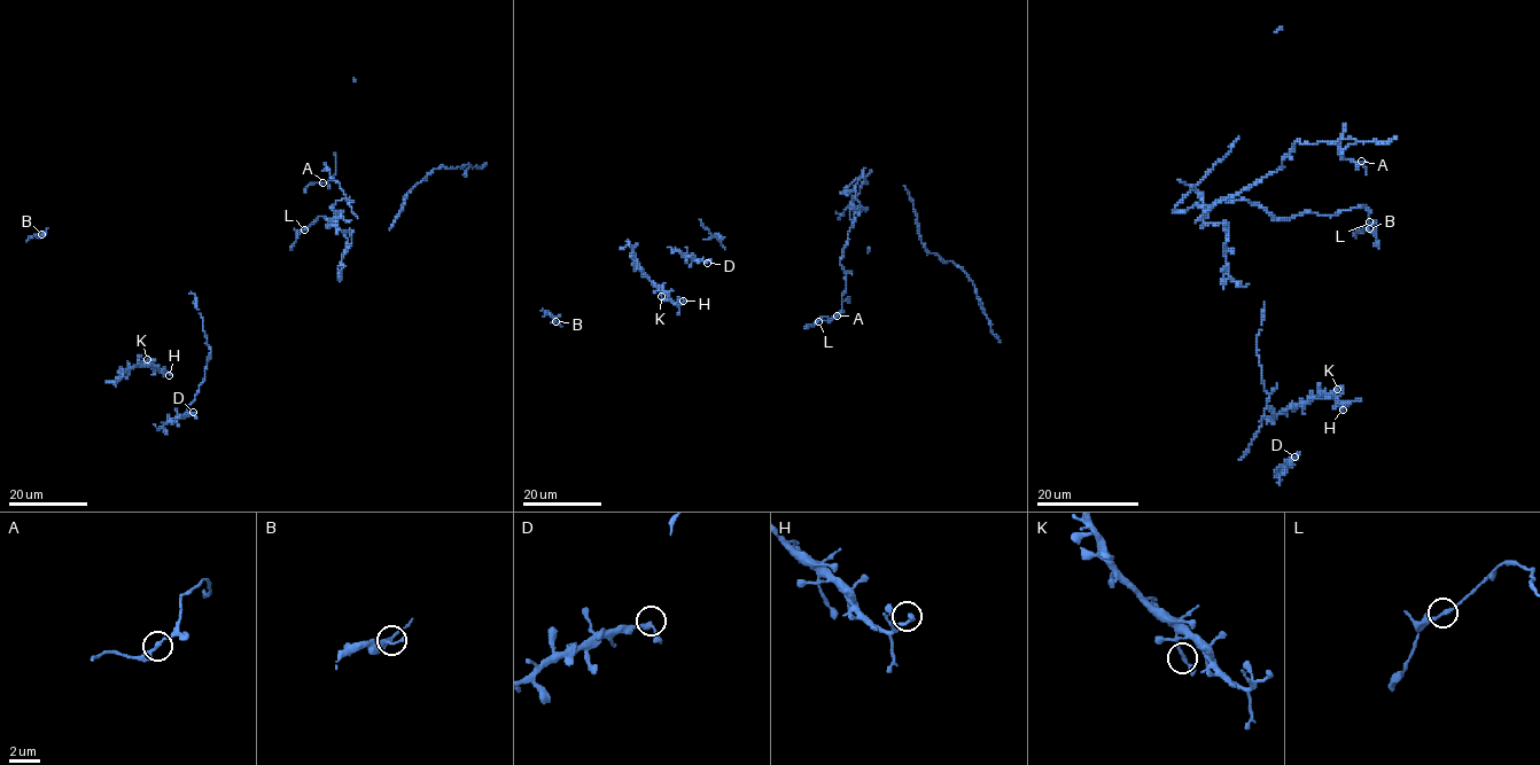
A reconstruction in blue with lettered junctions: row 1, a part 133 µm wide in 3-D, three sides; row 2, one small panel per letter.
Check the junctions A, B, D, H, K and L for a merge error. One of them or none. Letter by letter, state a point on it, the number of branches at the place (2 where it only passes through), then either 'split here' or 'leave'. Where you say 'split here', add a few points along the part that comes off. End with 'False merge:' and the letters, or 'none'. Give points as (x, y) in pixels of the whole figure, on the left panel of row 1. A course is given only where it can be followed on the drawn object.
A: (323, 182) | 2 | leave
B: (41, 234) | 4 | leave
D: (193, 412) | 2 | leave
H: (169, 375) | 1 | leave
K: (147, 359) | 2 | leave
L: (304, 229) | 2 | split here
False merge: L

